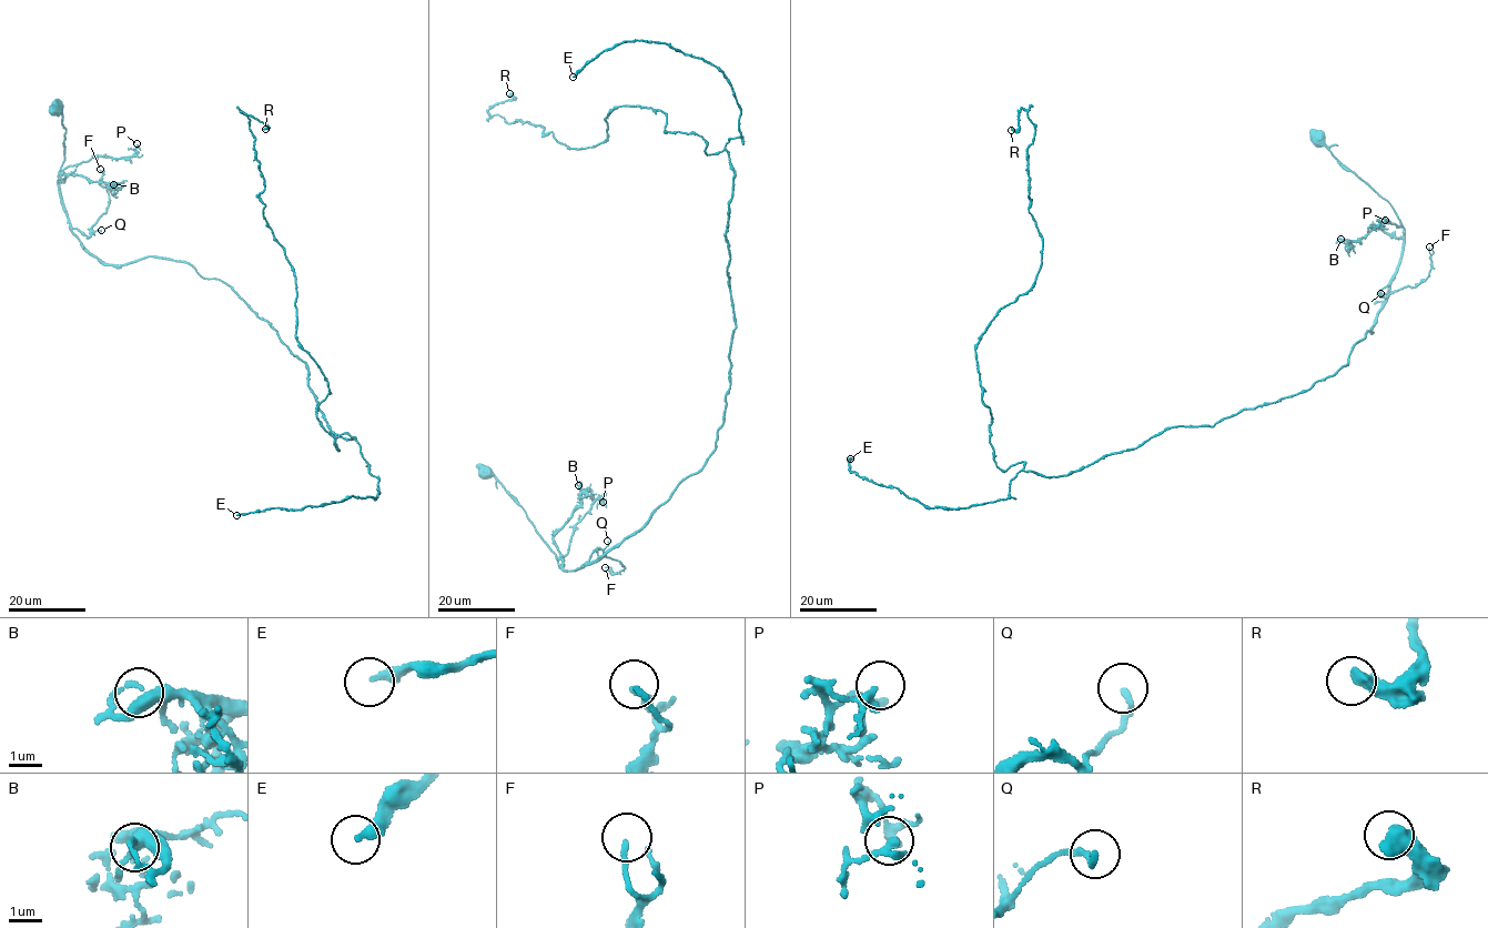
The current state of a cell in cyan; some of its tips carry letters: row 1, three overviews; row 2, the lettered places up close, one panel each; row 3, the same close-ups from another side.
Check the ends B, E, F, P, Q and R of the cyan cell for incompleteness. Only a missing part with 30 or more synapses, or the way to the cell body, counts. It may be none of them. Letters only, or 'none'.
E

